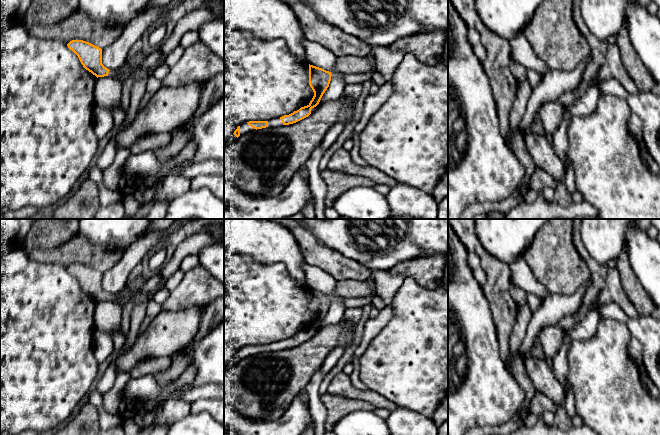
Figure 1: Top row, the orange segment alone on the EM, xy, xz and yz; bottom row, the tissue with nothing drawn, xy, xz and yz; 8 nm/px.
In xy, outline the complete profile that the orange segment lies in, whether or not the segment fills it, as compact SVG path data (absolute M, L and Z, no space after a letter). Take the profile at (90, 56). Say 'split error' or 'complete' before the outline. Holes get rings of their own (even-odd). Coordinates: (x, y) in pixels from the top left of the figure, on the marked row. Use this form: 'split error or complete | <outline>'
split error | M72 40L67 44L79 58L83 67L98 77L109 76L123 83L142 72L140 65L147 55L141 51L131 58L126 58L123 66L117 70L109 70L102 64L102 49L83 40Z

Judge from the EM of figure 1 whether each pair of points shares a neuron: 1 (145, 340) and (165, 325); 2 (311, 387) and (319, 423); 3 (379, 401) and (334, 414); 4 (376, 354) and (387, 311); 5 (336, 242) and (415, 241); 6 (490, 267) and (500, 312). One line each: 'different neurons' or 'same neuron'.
1: same neuron
2: same neuron
3: different neurons
4: different neurons
5: same neuron
6: same neuron

